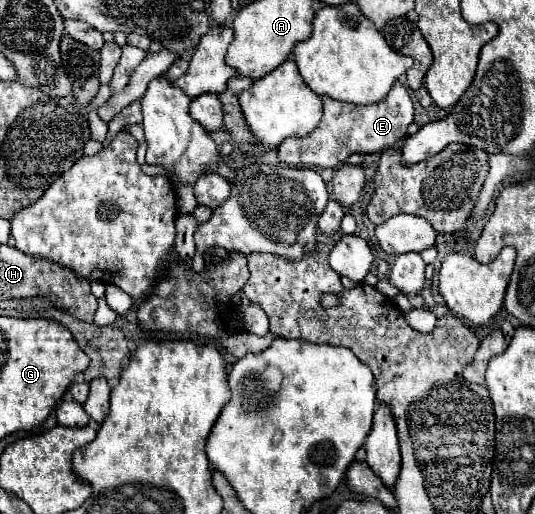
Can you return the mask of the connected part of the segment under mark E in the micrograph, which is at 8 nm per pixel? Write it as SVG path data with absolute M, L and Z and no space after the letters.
M396 82L388 96L378 104L368 106L354 106L346 102L338 102L330 96L322 98L324 102L324 116L320 124L306 136L306 138L286 138L278 146L278 158L290 166L320 166L320 168L338 168L348 160L352 154L362 152L382 152L394 148L406 138L406 128L412 124L414 106L410 100L408 90Z

